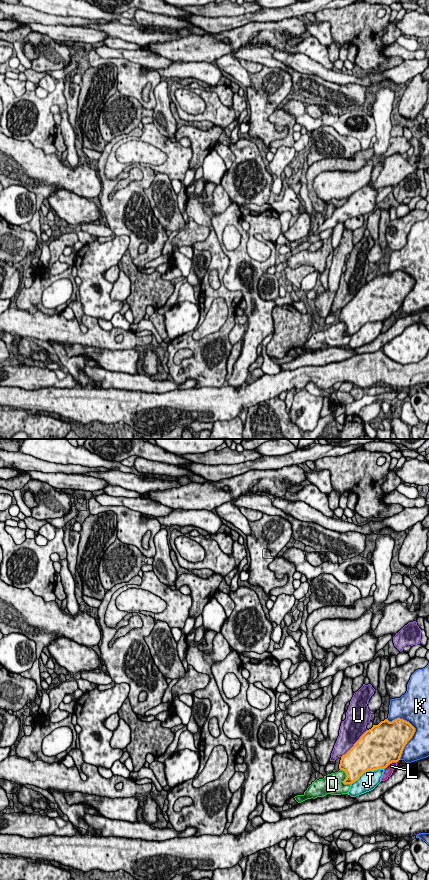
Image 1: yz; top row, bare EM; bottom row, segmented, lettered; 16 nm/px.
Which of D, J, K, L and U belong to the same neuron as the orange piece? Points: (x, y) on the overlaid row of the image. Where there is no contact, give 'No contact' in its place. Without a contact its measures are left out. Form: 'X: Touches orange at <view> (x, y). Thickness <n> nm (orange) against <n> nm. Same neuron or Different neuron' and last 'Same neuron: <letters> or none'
D: Touches orange at yz (345, 779). Thickness 340 nm (orange) against 320 nm. Different neuron
J: Touches orange at yz (367, 769). Thickness 500 nm (orange) against 300 nm. Same neuron
K: Touches orange at yz (414, 730). Thickness 400 nm (orange) against 360 nm. Different neuron
L: Touches orange at yz (389, 763). Thickness 500 nm (orange) against 140 nm. Different neuron
U: Touches orange at yz (354, 744). Thickness 500 nm (orange) against 380 nm. Different neuron
Same neuron: J

